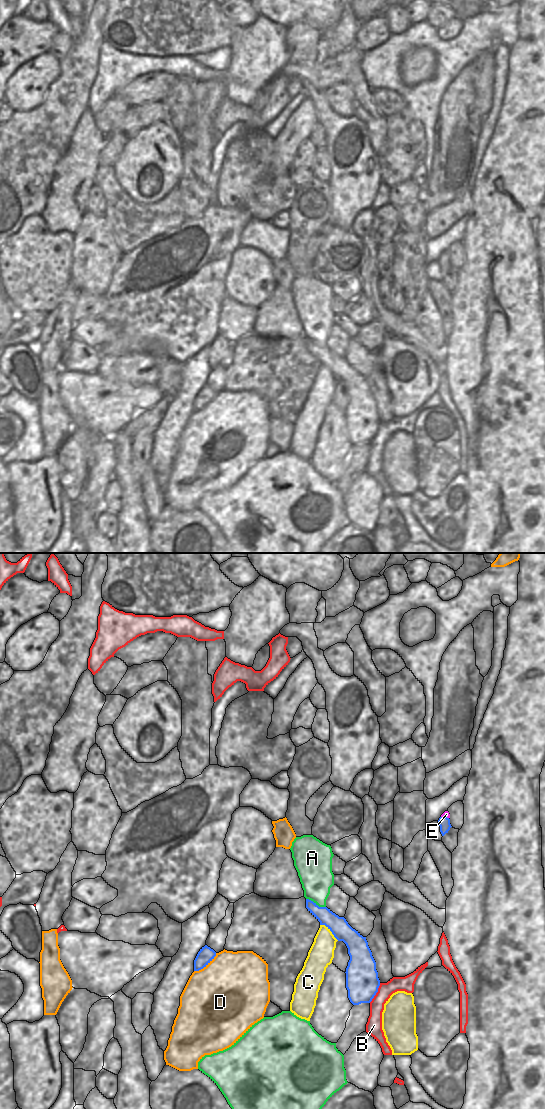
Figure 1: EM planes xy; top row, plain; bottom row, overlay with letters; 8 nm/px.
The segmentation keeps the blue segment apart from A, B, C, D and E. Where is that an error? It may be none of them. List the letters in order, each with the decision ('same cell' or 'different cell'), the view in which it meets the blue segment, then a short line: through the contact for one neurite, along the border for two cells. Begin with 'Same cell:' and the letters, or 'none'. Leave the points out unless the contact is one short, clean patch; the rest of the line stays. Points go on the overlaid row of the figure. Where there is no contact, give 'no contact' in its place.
Same cell: none
A: different cell; contact in xy
B: different cell; contact in xy
C: different cell; contact in xy
D: different cell; contact in xy
E: different cell; contact in xy

